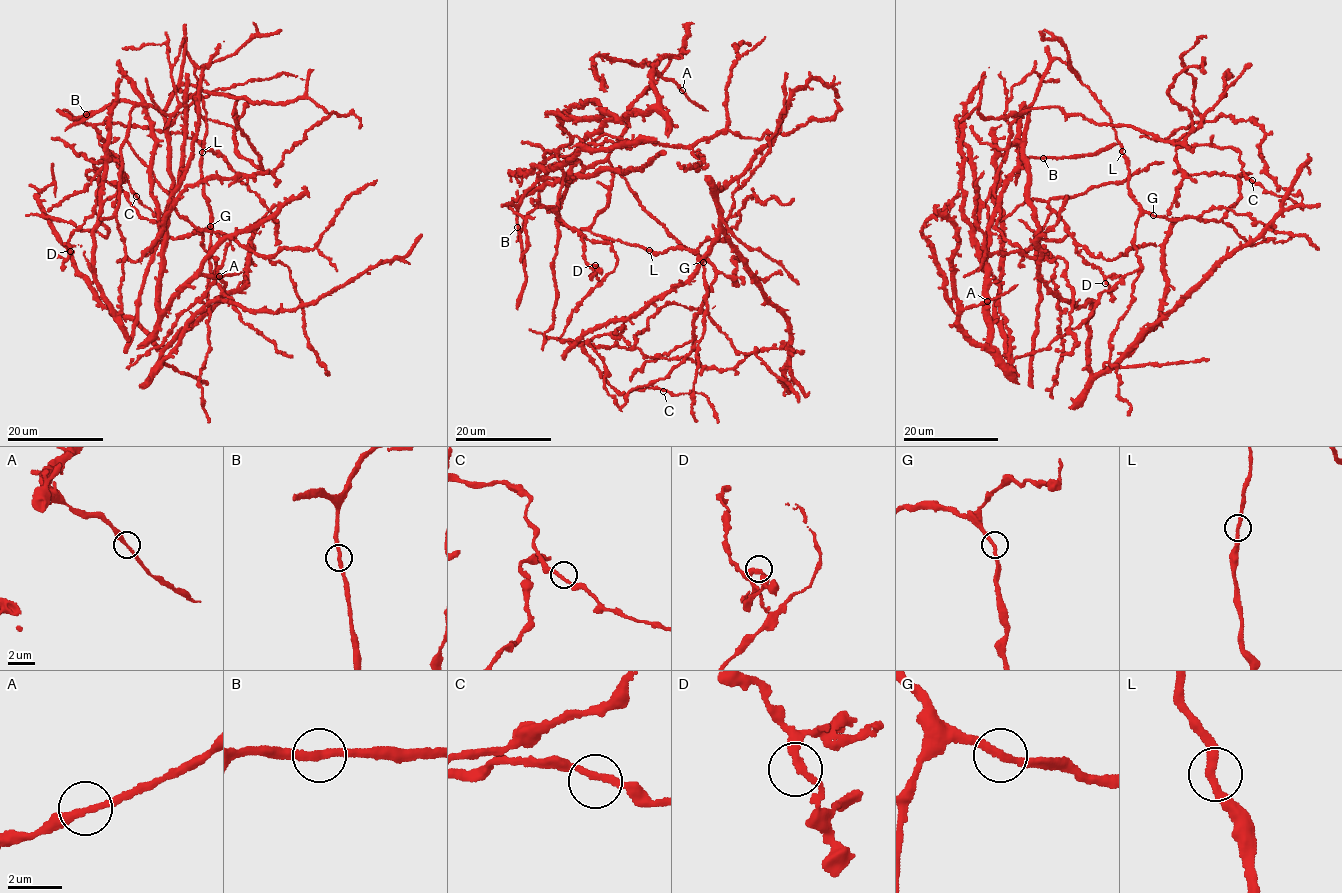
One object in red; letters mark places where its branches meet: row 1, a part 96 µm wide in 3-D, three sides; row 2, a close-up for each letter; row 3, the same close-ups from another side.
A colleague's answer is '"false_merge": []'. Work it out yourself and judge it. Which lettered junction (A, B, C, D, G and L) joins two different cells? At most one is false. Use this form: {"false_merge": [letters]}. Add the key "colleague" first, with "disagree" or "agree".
{"colleague": "agree", "false_merge": []}

